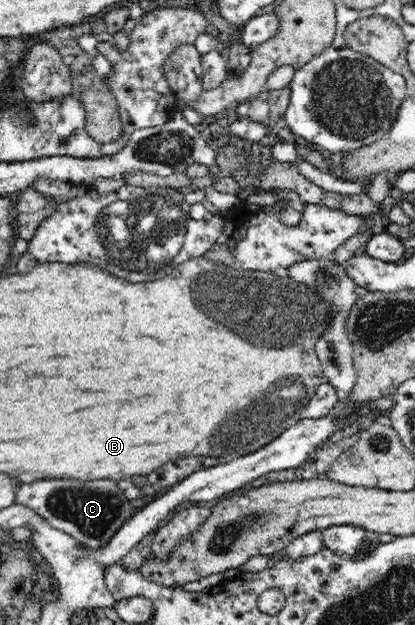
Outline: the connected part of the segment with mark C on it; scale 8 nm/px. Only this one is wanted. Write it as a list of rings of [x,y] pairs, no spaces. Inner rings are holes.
[[[46,478],[19,484],[16,489],[16,504],[33,509],[46,518],[50,525],[92,549],[106,547],[106,543],[118,529],[134,515],[130,500],[122,494],[117,481],[110,478],[85,482],[80,479]]]

